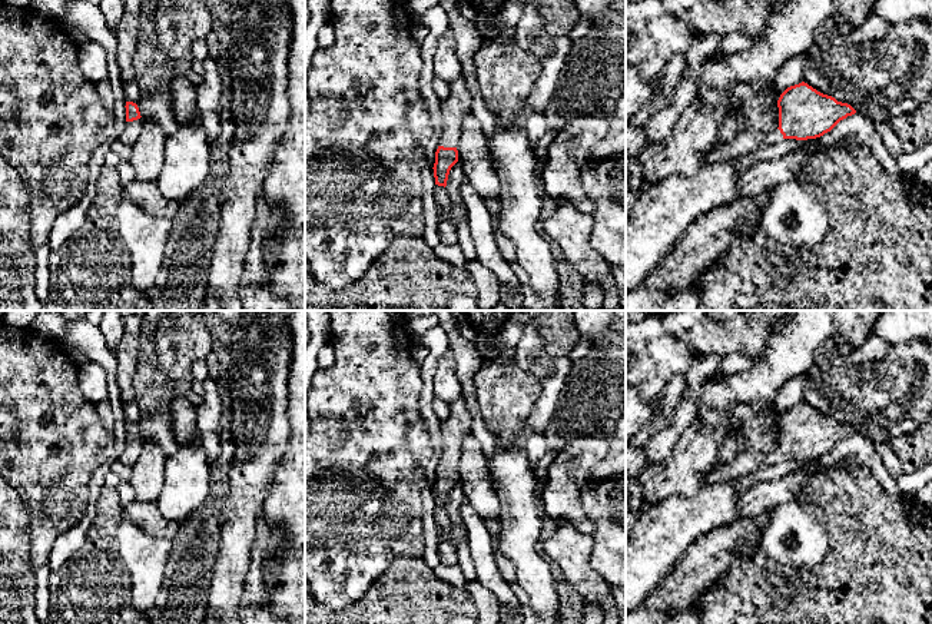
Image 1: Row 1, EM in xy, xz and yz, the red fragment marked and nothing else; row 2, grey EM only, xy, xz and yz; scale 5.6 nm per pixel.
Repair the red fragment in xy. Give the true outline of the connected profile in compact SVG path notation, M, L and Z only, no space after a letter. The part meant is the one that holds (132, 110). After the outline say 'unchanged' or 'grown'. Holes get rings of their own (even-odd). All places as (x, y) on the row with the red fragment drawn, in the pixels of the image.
M126 102L126 127L117 137L119 142L125 145L133 145L140 133L145 119L140 116L139 107L133 102Z; grown

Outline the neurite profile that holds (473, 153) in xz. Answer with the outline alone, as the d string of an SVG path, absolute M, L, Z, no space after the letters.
M471 114L462 120L457 150L458 160L465 173L465 182L468 182L484 200L498 200L501 187L490 160L487 137L481 123Z

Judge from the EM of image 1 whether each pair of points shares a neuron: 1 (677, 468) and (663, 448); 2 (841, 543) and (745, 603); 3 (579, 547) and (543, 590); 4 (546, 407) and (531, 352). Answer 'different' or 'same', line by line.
1: different
2: same
3: different
4: same

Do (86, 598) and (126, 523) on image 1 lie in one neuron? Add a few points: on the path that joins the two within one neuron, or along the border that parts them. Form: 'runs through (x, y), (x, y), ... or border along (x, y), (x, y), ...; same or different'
border along (122, 511), (116, 550), (129, 571); different

